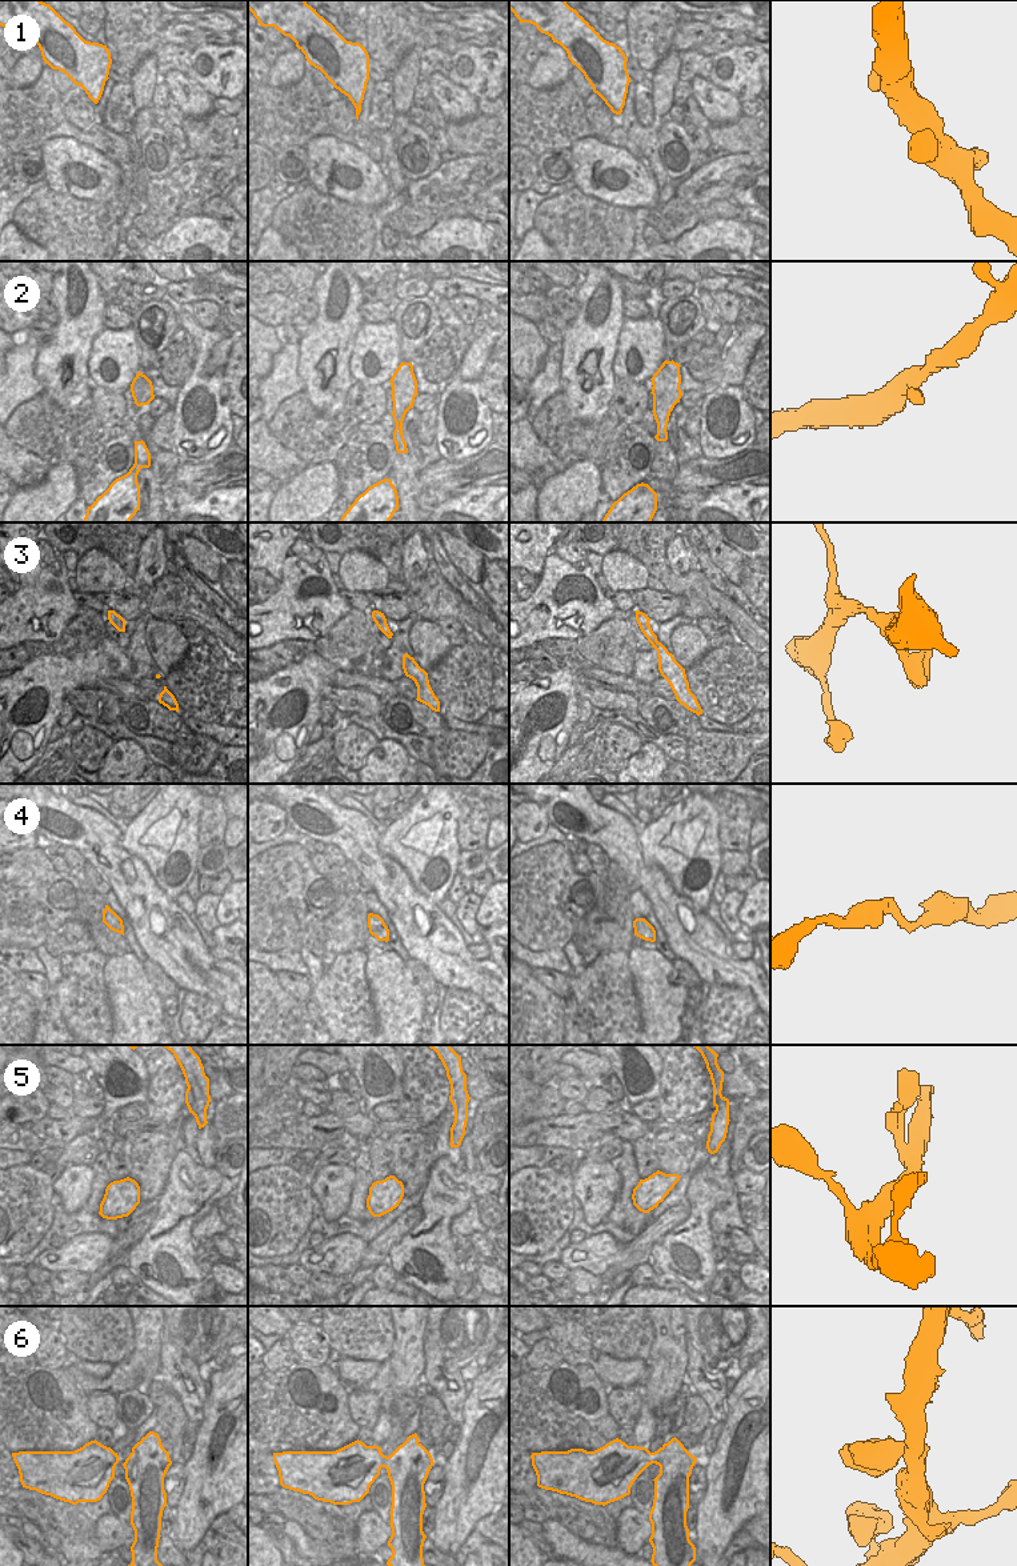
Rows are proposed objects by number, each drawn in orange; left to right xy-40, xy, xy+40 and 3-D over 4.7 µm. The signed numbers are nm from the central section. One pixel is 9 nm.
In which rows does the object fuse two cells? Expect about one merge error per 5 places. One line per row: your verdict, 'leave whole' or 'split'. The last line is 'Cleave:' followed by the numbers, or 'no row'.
1: leave whole
2: leave whole
3: leave whole
4: leave whole
5: leave whole
6: leave whole
Cleave: no row

